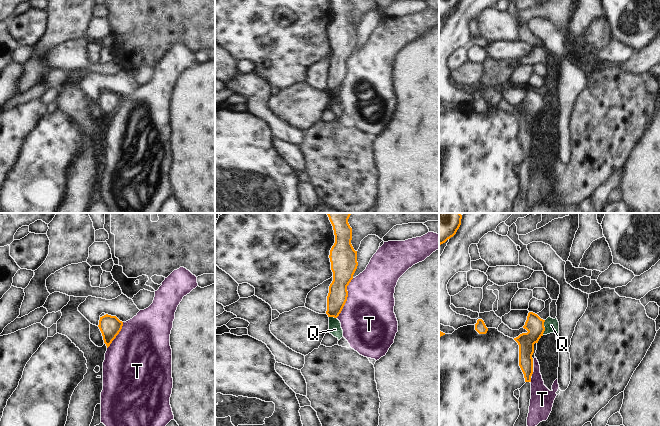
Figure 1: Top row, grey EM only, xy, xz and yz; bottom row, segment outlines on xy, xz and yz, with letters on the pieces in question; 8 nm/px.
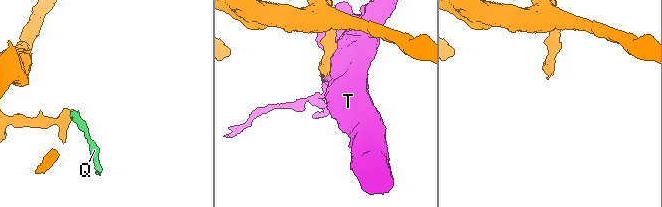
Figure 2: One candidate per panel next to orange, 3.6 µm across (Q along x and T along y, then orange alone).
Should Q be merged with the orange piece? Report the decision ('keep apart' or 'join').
keep apart

